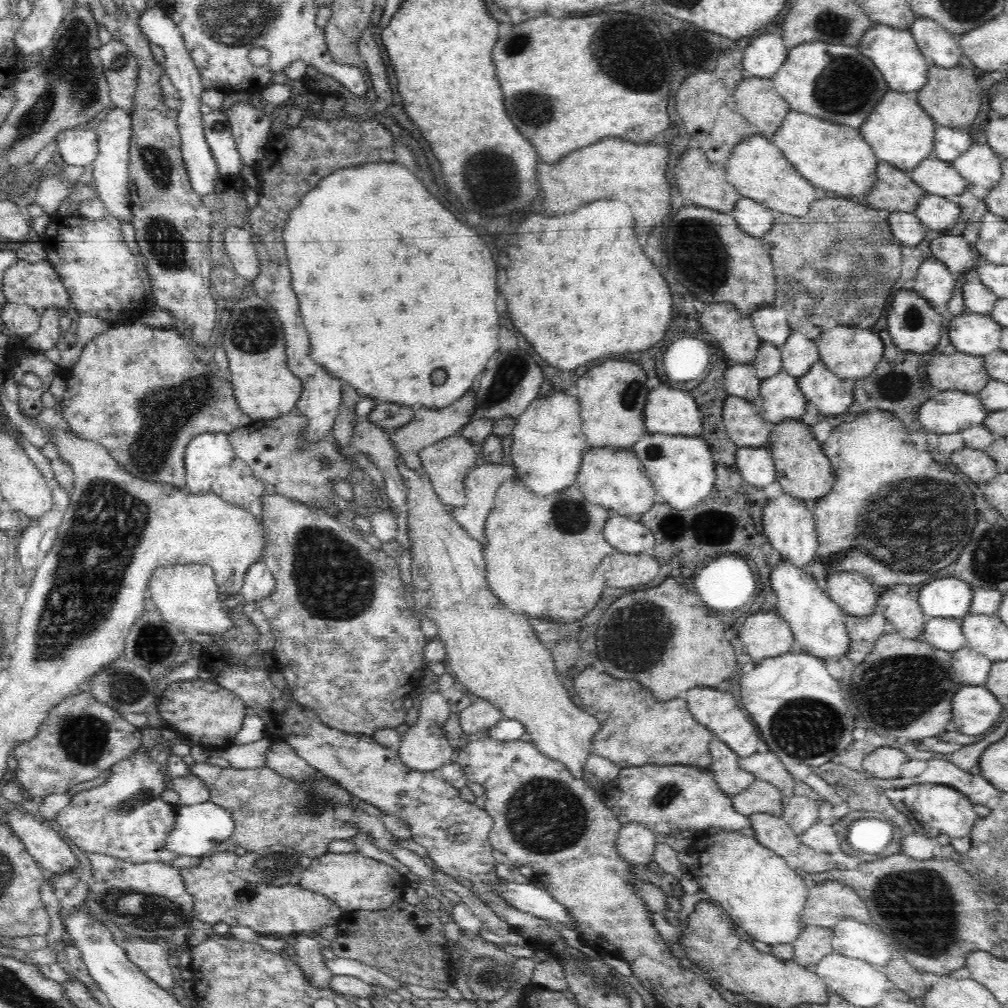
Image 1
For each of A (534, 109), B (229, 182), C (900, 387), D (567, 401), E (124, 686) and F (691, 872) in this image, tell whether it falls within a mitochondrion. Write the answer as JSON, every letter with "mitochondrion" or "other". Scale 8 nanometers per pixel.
{"A":"mitochondrion","B":"other","C":"other","D":"other","E":"mitochondrion","F":"other"}

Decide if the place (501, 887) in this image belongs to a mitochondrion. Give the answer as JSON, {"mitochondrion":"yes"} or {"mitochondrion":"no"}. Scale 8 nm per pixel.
{"mitochondrion":"no"}

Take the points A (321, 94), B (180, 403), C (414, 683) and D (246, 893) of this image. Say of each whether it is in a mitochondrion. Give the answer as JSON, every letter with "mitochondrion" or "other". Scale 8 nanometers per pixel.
{"A":"other","B":"mitochondrion","C":"other","D":"mitochondrion"}

